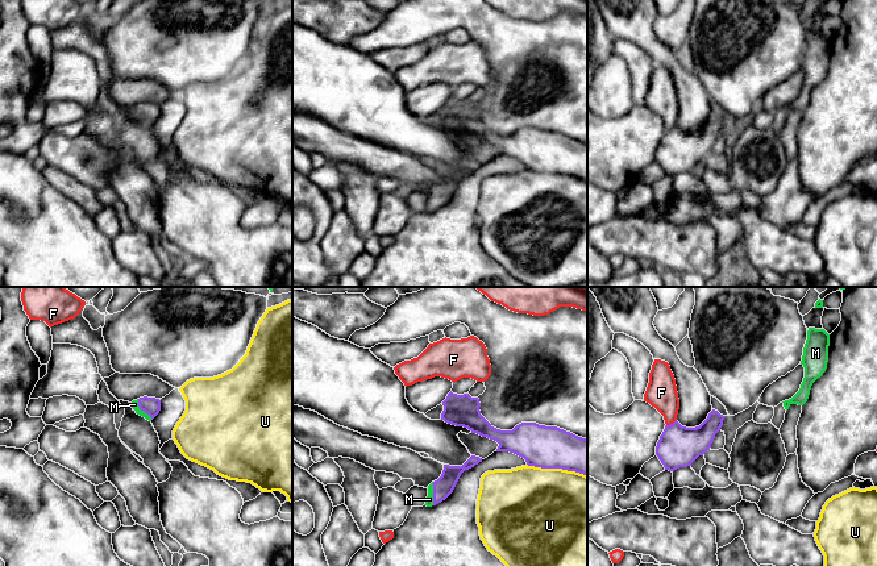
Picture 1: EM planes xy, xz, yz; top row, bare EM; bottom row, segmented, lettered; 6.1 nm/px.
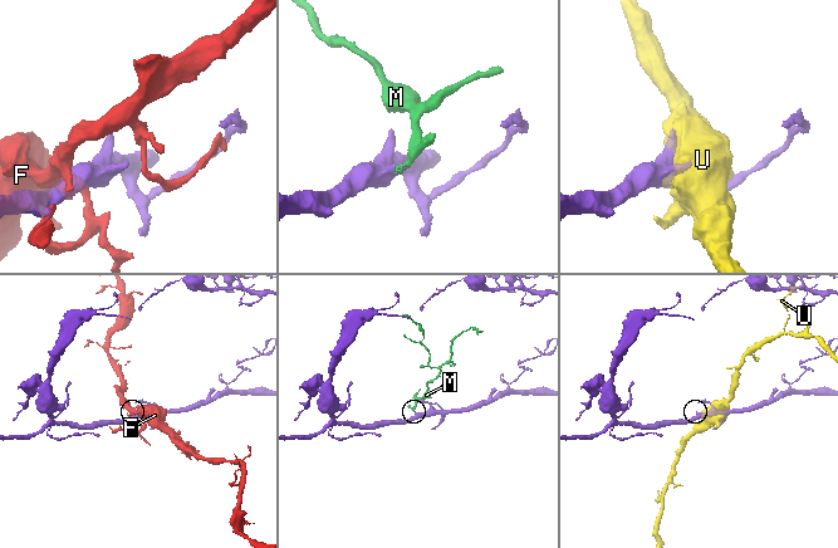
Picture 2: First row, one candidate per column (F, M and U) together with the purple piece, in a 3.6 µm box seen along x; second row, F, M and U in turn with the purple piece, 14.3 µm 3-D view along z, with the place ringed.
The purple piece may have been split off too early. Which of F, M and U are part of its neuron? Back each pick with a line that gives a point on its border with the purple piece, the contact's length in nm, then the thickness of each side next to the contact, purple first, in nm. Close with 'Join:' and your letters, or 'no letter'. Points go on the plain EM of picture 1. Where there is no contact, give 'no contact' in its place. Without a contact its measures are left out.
M: meets purple in xz at (433, 199); contact 140 nm long; 120 nm thick on the purple side, 50 nm on the other
Join: M

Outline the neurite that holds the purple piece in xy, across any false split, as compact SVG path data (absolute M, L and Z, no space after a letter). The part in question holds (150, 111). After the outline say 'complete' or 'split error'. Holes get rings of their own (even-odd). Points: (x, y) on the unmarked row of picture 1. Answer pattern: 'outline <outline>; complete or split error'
outline M144 101L133 105L130 109L137 120L145 122L149 126L151 126L161 116L161 105L155 103Z; split error

